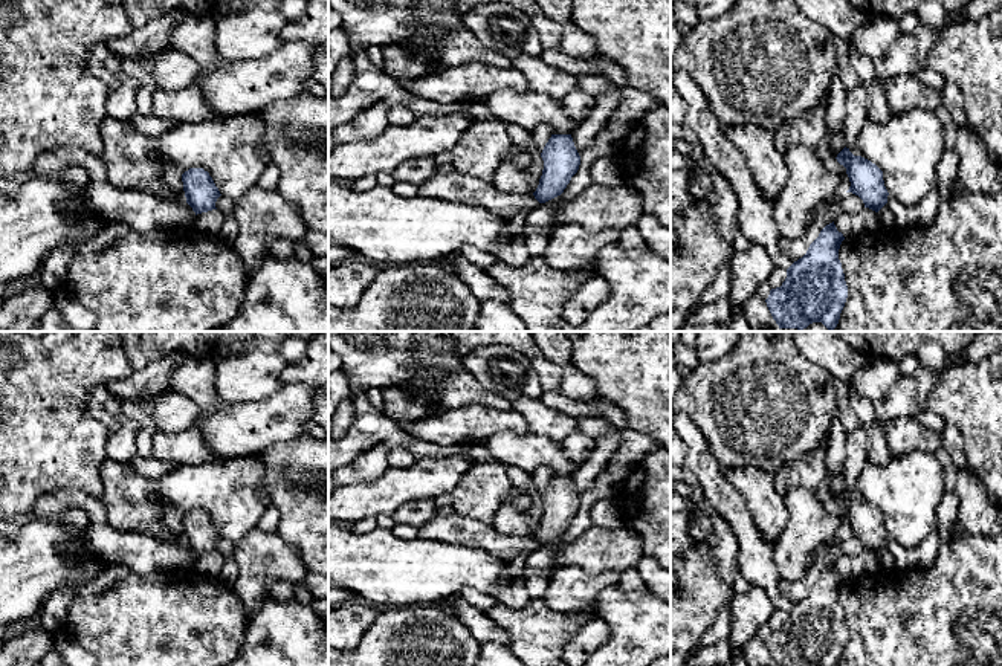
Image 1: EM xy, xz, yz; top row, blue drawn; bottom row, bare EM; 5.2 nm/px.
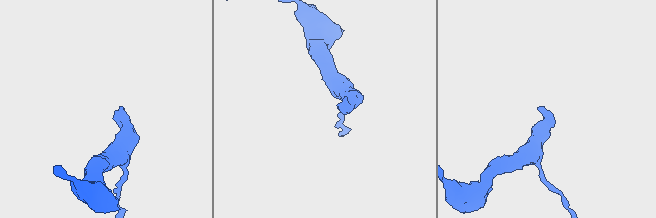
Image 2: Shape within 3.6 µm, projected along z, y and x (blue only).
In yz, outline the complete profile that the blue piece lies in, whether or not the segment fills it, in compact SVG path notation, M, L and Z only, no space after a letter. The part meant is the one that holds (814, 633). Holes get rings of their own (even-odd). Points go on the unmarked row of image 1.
M834 564L826 567L806 596L787 611L782 628L765 642L776 666L839 666L848 640L839 602L843 582Z

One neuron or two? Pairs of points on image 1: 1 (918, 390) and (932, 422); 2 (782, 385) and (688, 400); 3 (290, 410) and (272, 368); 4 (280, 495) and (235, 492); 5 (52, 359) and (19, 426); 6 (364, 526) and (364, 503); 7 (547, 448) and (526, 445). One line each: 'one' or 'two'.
1: two
2: one
3: two
4: two
5: one
6: two
7: one

